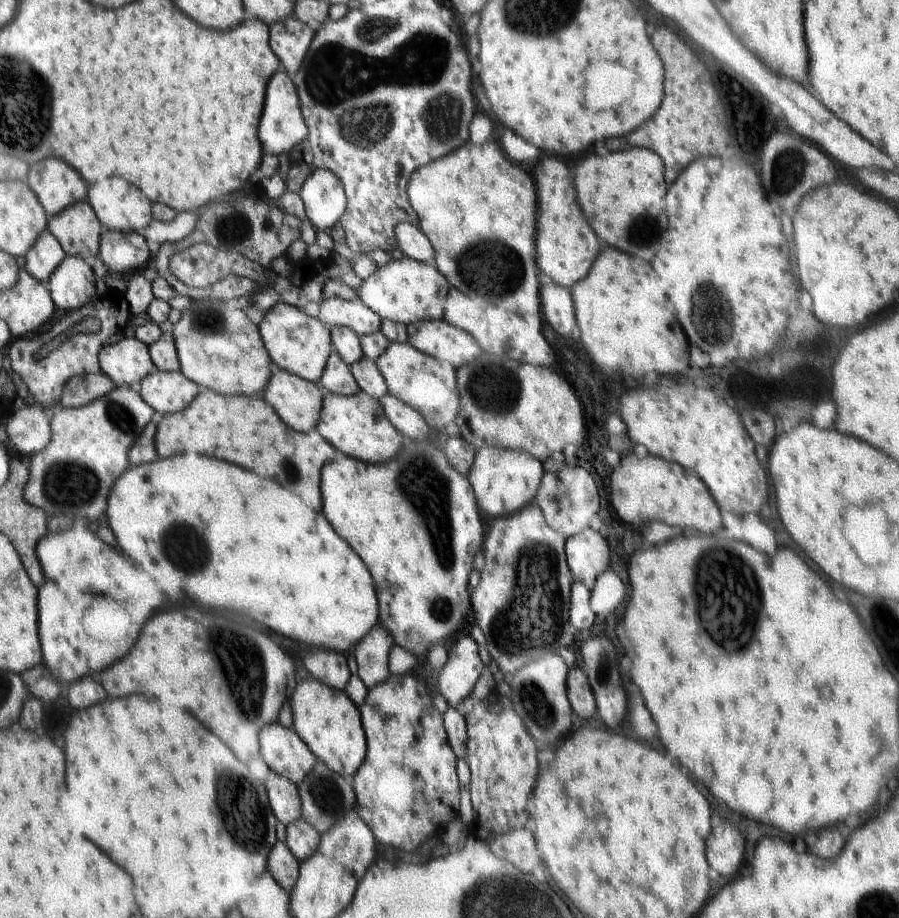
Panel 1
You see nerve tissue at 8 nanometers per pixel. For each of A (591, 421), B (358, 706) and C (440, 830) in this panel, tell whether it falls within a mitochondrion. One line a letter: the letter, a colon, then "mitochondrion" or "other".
A: other
B: other
C: other

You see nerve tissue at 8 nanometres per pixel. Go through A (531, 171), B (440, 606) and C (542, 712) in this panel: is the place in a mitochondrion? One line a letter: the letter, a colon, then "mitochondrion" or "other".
A: other
B: mitochondrion
C: mitochondrion

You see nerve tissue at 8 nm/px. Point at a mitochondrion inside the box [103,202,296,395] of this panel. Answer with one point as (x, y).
(210, 318)

